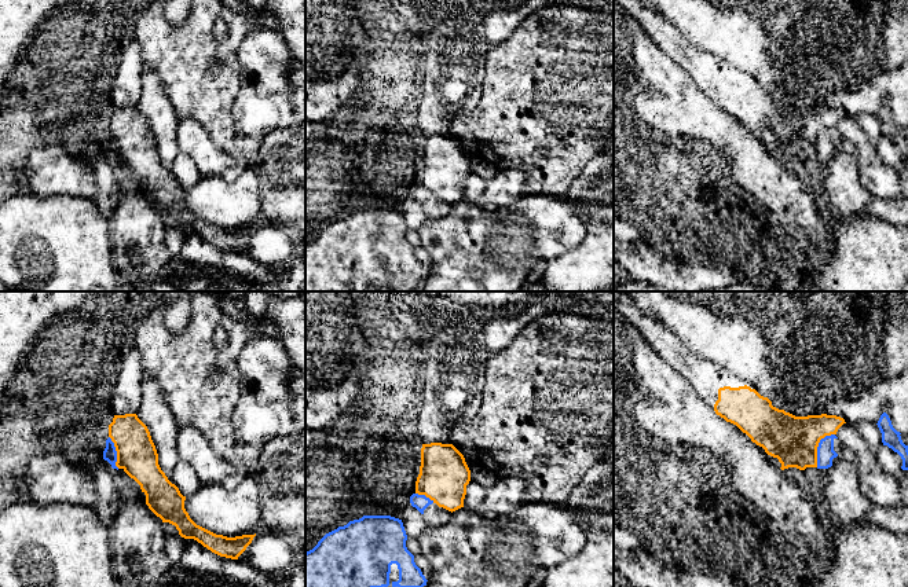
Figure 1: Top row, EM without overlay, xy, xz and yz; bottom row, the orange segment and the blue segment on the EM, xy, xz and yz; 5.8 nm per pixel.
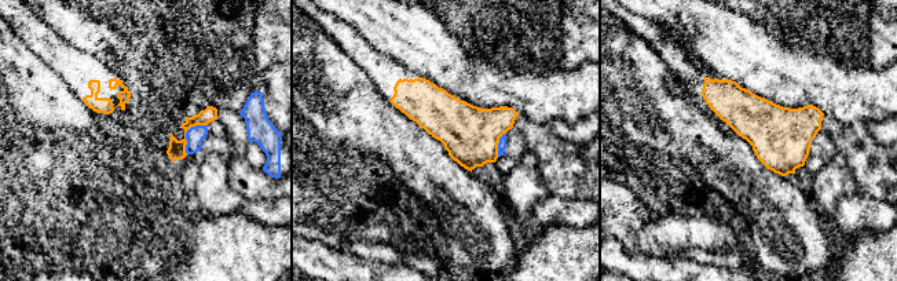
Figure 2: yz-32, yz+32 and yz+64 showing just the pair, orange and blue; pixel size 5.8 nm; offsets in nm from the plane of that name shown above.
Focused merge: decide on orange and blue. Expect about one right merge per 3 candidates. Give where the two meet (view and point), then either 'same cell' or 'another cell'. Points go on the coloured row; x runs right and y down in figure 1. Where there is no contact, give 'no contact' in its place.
yz (817, 446) | another cell

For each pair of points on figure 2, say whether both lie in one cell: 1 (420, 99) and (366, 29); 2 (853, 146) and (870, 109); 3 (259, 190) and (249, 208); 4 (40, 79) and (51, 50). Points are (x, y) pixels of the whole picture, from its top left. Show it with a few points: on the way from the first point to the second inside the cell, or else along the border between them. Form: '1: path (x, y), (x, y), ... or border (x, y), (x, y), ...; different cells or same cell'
1: border (351, 24), (374, 47); different cells
2: border (831, 115), (845, 124), (863, 123); different cells
3: border (277, 197), (244, 200); different cells
4: border (22, 40), (65, 83); different cells

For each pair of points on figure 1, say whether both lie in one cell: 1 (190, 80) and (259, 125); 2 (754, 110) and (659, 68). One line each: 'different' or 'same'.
1: different
2: different

